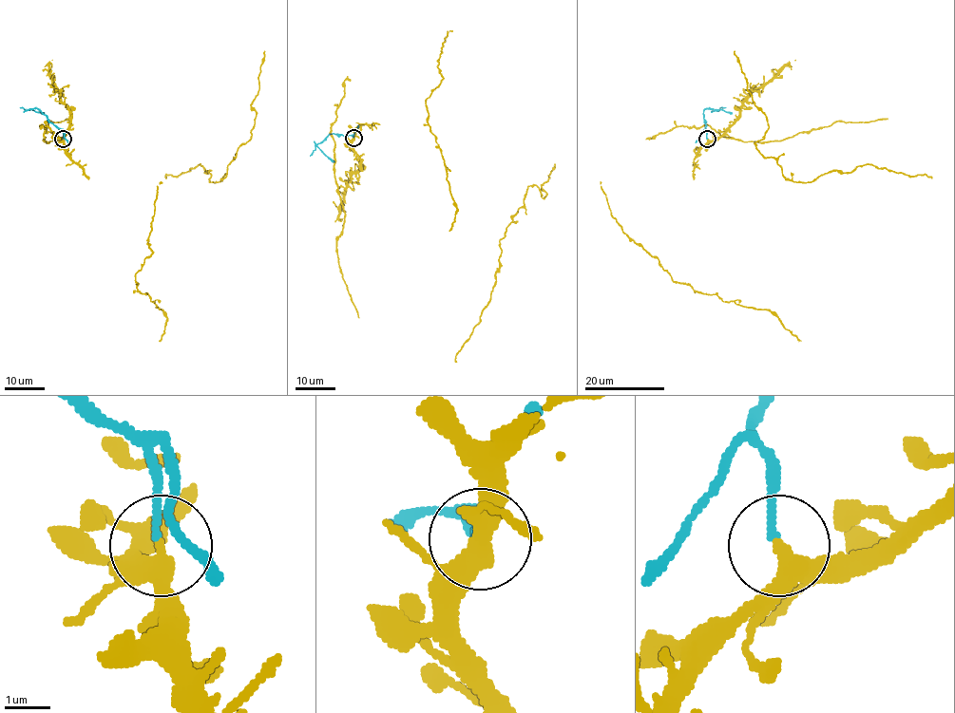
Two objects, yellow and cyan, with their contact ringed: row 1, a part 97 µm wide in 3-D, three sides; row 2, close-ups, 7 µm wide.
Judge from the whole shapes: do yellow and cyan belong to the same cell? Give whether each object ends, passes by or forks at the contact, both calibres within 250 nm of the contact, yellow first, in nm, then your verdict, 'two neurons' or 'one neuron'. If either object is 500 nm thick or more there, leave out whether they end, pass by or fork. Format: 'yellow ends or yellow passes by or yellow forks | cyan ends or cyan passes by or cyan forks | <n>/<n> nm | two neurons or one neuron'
yellow passes by | cyan ends | 340/140 nm | two neurons

